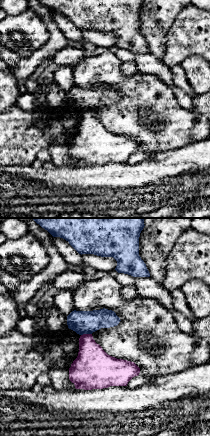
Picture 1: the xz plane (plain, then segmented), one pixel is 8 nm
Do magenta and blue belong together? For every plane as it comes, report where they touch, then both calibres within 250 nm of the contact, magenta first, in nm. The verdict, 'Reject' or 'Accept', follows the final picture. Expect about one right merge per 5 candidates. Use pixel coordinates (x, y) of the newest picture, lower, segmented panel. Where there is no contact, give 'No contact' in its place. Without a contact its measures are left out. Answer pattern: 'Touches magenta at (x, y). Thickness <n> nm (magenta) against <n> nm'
Touches magenta at (86, 334). Thickness 280 nm (magenta) against 190 nm

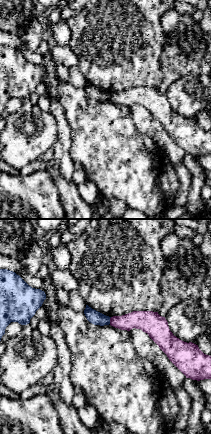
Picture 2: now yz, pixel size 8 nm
Touches magenta at (110, 320). Thickness 140 nm (magenta) against 110 nm

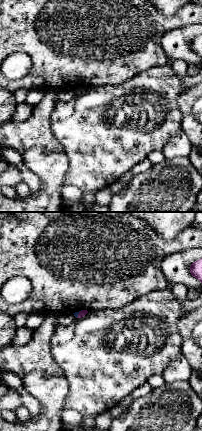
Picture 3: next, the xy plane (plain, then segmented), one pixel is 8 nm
Touches magenta at (79, 313). Thickness 50 nm (magenta) against 30 nm

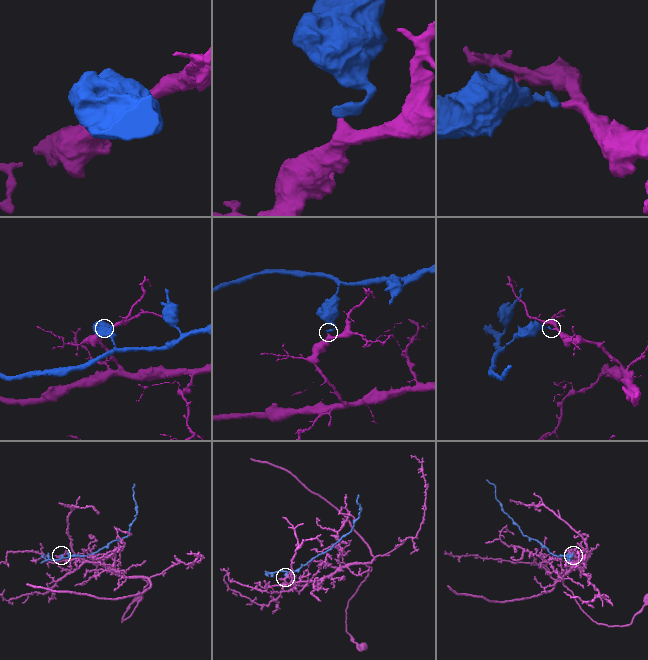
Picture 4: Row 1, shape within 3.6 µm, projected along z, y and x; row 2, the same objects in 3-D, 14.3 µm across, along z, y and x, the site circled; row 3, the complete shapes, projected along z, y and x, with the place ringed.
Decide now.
Reject

